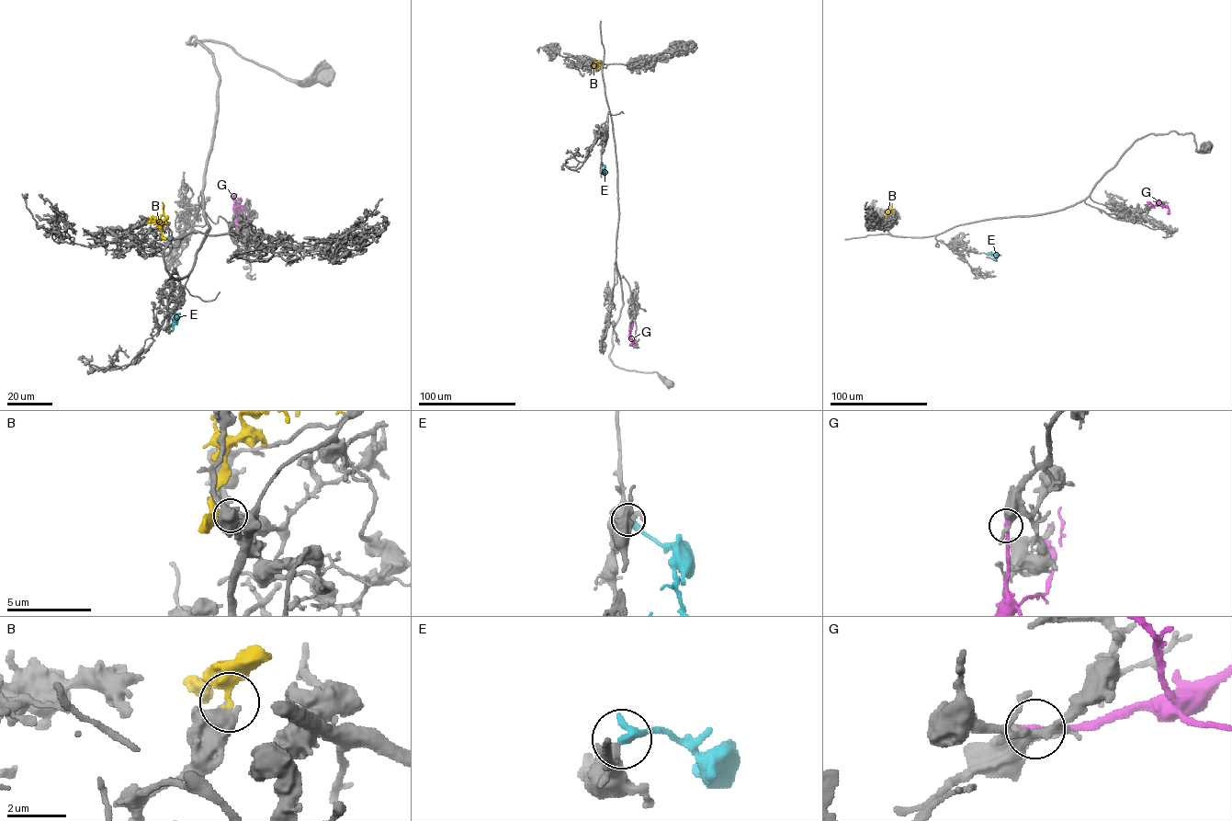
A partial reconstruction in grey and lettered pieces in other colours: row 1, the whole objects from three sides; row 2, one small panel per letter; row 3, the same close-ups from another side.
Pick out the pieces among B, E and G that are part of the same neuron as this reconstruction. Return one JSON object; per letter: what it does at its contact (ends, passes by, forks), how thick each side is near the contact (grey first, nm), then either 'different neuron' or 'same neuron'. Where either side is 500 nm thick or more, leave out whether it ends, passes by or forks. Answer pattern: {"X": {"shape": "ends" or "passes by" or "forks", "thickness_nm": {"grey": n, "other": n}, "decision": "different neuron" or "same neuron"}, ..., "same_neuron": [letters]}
{"B": {"shape": "ends", "thickness_nm": {"grey": 480, "other": 400}, "decision": "same neuron"}, "E": {"thickness_nm": {"grey": 550, "other": 400}, "decision": "same neuron"}, "G": {"shape": "ends", "thickness_nm": {"grey": 400, "other": 260}, "decision": "different neuron"}, "same_neuron": ["B", "E"]}

